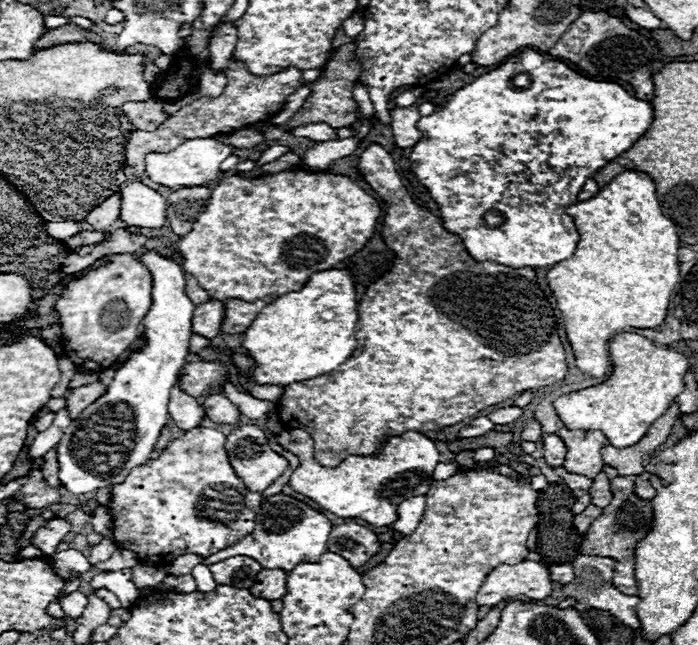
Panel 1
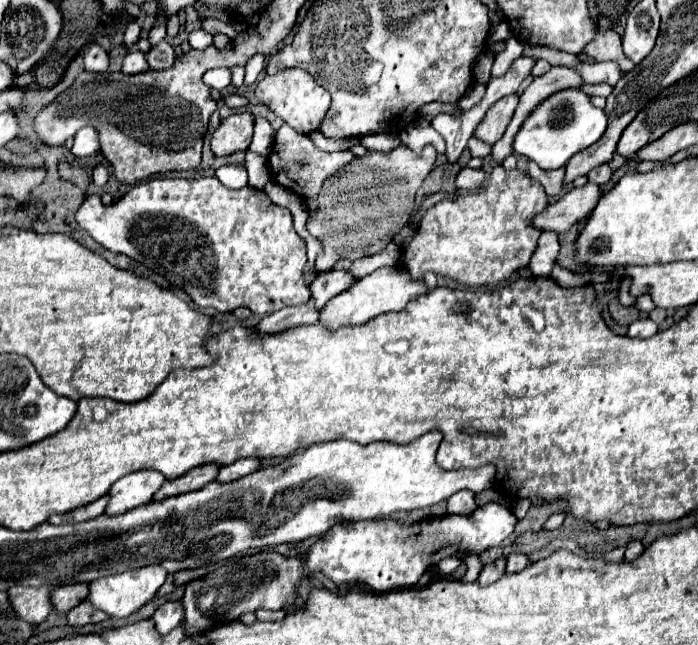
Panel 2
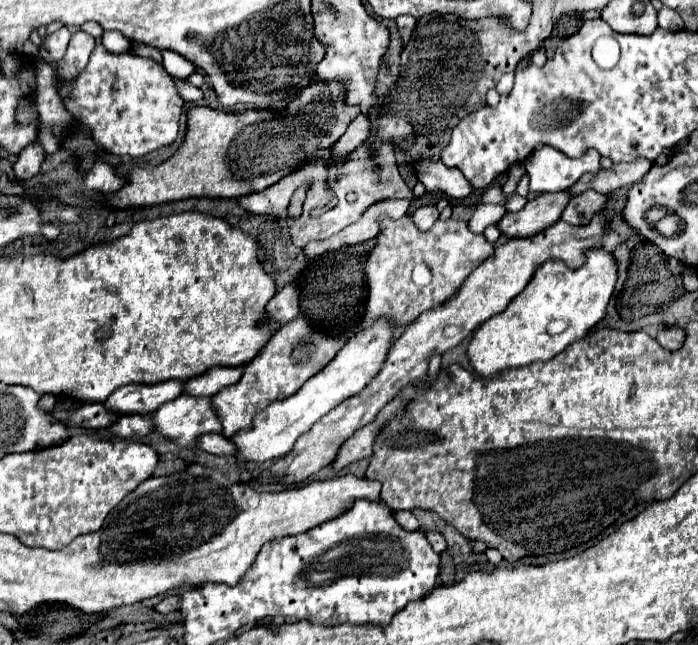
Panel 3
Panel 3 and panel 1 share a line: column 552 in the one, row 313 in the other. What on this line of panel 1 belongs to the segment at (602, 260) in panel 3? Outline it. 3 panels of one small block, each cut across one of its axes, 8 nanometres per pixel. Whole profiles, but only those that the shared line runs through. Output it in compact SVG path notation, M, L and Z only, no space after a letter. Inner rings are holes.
M322 270L310 276L298 292L288 292L288 296L276 298L260 316L252 322L252 326L244 332L242 348L248 358L256 362L254 380L256 384L272 384L272 386L288 386L298 380L316 378L336 370L346 358L352 356L356 348L356 324L358 324L358 302L352 278L348 270Z

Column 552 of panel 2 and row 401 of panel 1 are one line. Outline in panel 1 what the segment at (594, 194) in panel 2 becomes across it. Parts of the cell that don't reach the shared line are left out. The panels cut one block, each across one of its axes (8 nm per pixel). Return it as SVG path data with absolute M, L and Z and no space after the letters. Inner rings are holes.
M224 394L206 396L202 408L206 416L218 424L236 424L240 418L240 410Z

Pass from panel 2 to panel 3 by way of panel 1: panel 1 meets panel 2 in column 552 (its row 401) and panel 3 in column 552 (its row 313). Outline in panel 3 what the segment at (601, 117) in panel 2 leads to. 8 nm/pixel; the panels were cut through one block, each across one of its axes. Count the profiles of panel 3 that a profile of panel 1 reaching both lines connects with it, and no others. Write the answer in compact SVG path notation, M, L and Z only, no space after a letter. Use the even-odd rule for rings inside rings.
M552 146L534 150L526 160L524 168L530 176L530 192L562 192L570 188L582 174L598 172L602 168L600 154L590 150L582 158L568 158Z

